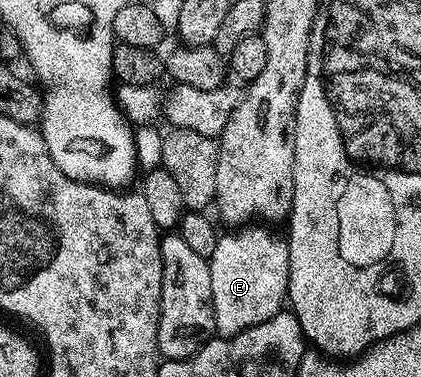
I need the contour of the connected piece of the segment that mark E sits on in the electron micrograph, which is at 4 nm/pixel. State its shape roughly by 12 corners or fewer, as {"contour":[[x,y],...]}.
{"contour":[[265,226],[209,257],[216,333],[282,313],[289,244]]}

